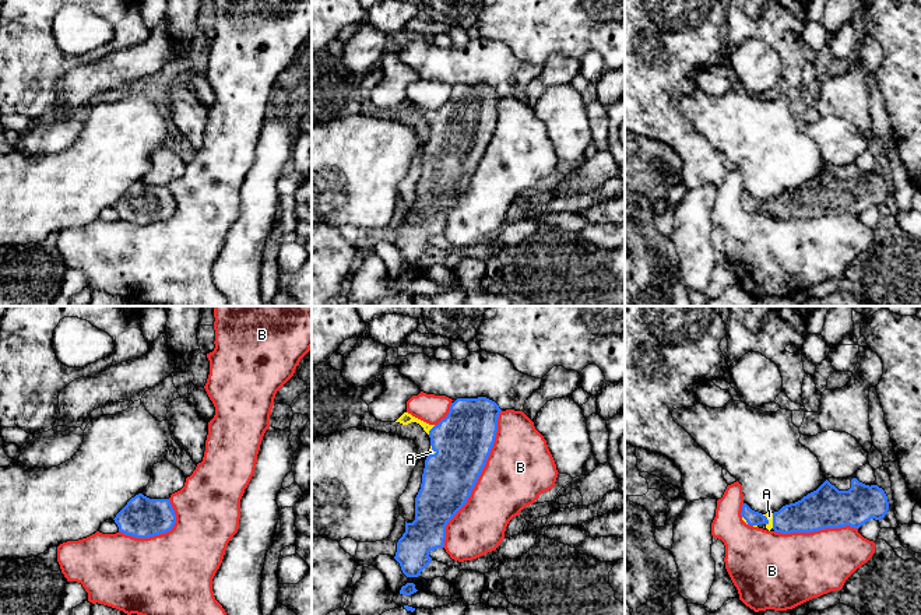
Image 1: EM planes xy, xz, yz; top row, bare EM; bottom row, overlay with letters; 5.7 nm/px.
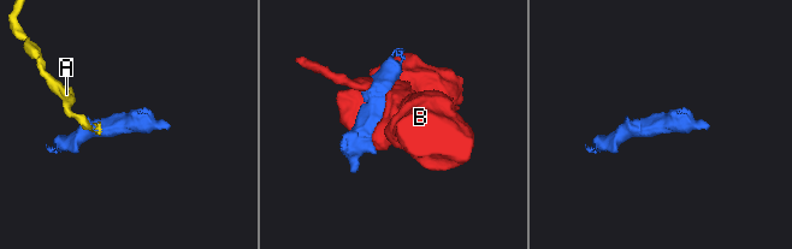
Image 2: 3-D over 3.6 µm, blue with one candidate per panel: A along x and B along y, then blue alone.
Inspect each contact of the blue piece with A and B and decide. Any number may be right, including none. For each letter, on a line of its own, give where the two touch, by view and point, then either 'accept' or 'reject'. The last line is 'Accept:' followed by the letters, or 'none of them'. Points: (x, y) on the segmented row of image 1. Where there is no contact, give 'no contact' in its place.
A: xz (431, 429) | accept
B: xz (478, 477) | reject
Accept: A

